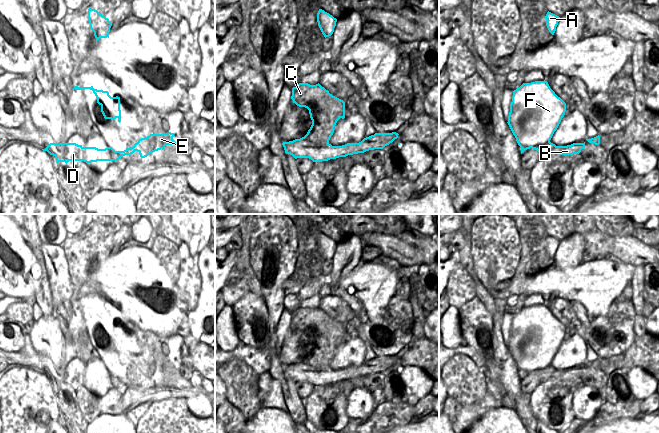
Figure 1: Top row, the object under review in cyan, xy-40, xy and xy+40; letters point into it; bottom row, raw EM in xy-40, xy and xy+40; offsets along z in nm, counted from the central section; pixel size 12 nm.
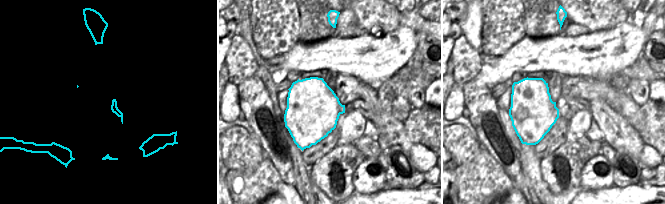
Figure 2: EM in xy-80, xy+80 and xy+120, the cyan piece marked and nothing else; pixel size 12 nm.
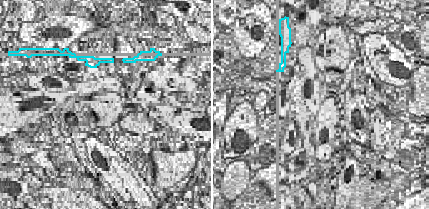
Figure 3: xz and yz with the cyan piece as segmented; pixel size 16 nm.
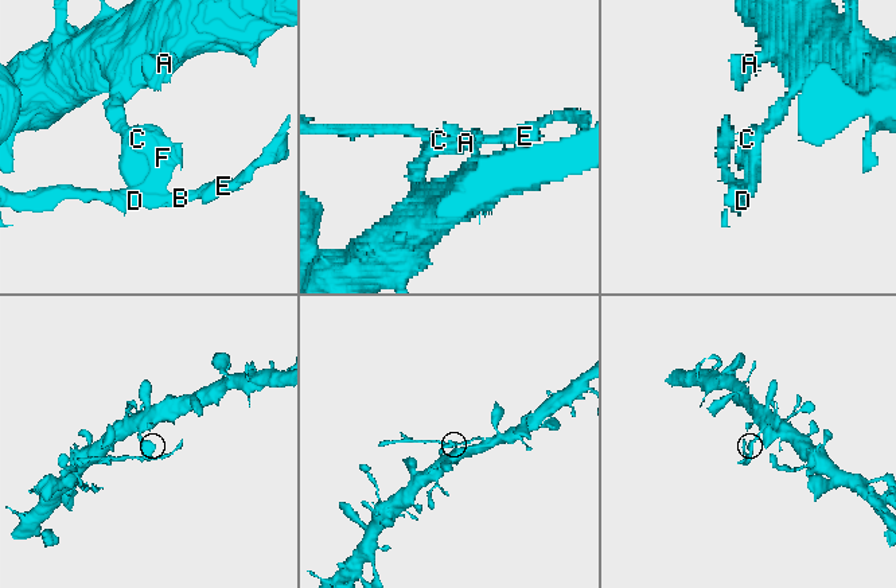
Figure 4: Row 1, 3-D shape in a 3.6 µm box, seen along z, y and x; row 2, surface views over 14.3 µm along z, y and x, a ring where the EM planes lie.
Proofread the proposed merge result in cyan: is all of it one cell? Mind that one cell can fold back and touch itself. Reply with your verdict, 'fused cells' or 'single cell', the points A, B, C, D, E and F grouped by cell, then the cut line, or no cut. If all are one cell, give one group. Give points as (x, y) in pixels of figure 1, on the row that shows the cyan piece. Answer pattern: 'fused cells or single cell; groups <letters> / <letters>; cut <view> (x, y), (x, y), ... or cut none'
fused cells; groups A C F / B D E; cut xy (328, 143), (322, 146), (291, 148), (287, 153)

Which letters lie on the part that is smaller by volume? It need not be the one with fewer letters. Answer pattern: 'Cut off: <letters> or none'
Cut off: B, D, E

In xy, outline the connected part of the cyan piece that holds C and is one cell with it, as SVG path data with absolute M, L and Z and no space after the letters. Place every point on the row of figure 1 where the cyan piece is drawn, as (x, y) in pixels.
M299 83L292 88L291 99L297 106L309 110L312 125L304 137L282 143L285 153L288 154L291 149L328 145L337 121L345 118L345 102L319 83Z

